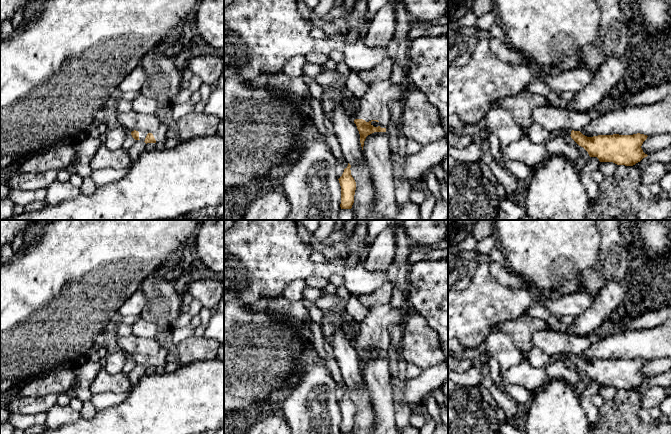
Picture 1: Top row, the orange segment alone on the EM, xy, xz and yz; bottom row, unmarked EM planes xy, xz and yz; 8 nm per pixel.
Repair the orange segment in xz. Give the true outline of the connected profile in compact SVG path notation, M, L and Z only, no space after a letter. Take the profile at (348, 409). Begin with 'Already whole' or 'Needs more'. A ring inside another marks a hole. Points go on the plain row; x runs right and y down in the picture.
Already whole. M351 389L344 393L342 400L338 403L341 410L341 433L351 433L354 427L356 406L351 399Z

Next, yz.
Needs more. M566 354L553 359L568 358L590 381L597 381L600 386L613 386L617 389L633 390L648 379L641 372L647 359L598 359L587 361L580 355Z

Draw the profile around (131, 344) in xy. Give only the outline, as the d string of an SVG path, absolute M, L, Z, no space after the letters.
M134 334L126 337L117 337L117 344L120 350L124 351L128 357L134 354L154 356L161 350L161 345L157 338L142 338Z

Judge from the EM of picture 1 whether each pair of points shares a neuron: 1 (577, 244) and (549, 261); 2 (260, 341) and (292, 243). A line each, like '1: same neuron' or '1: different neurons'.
1: same neuron
2: different neurons

